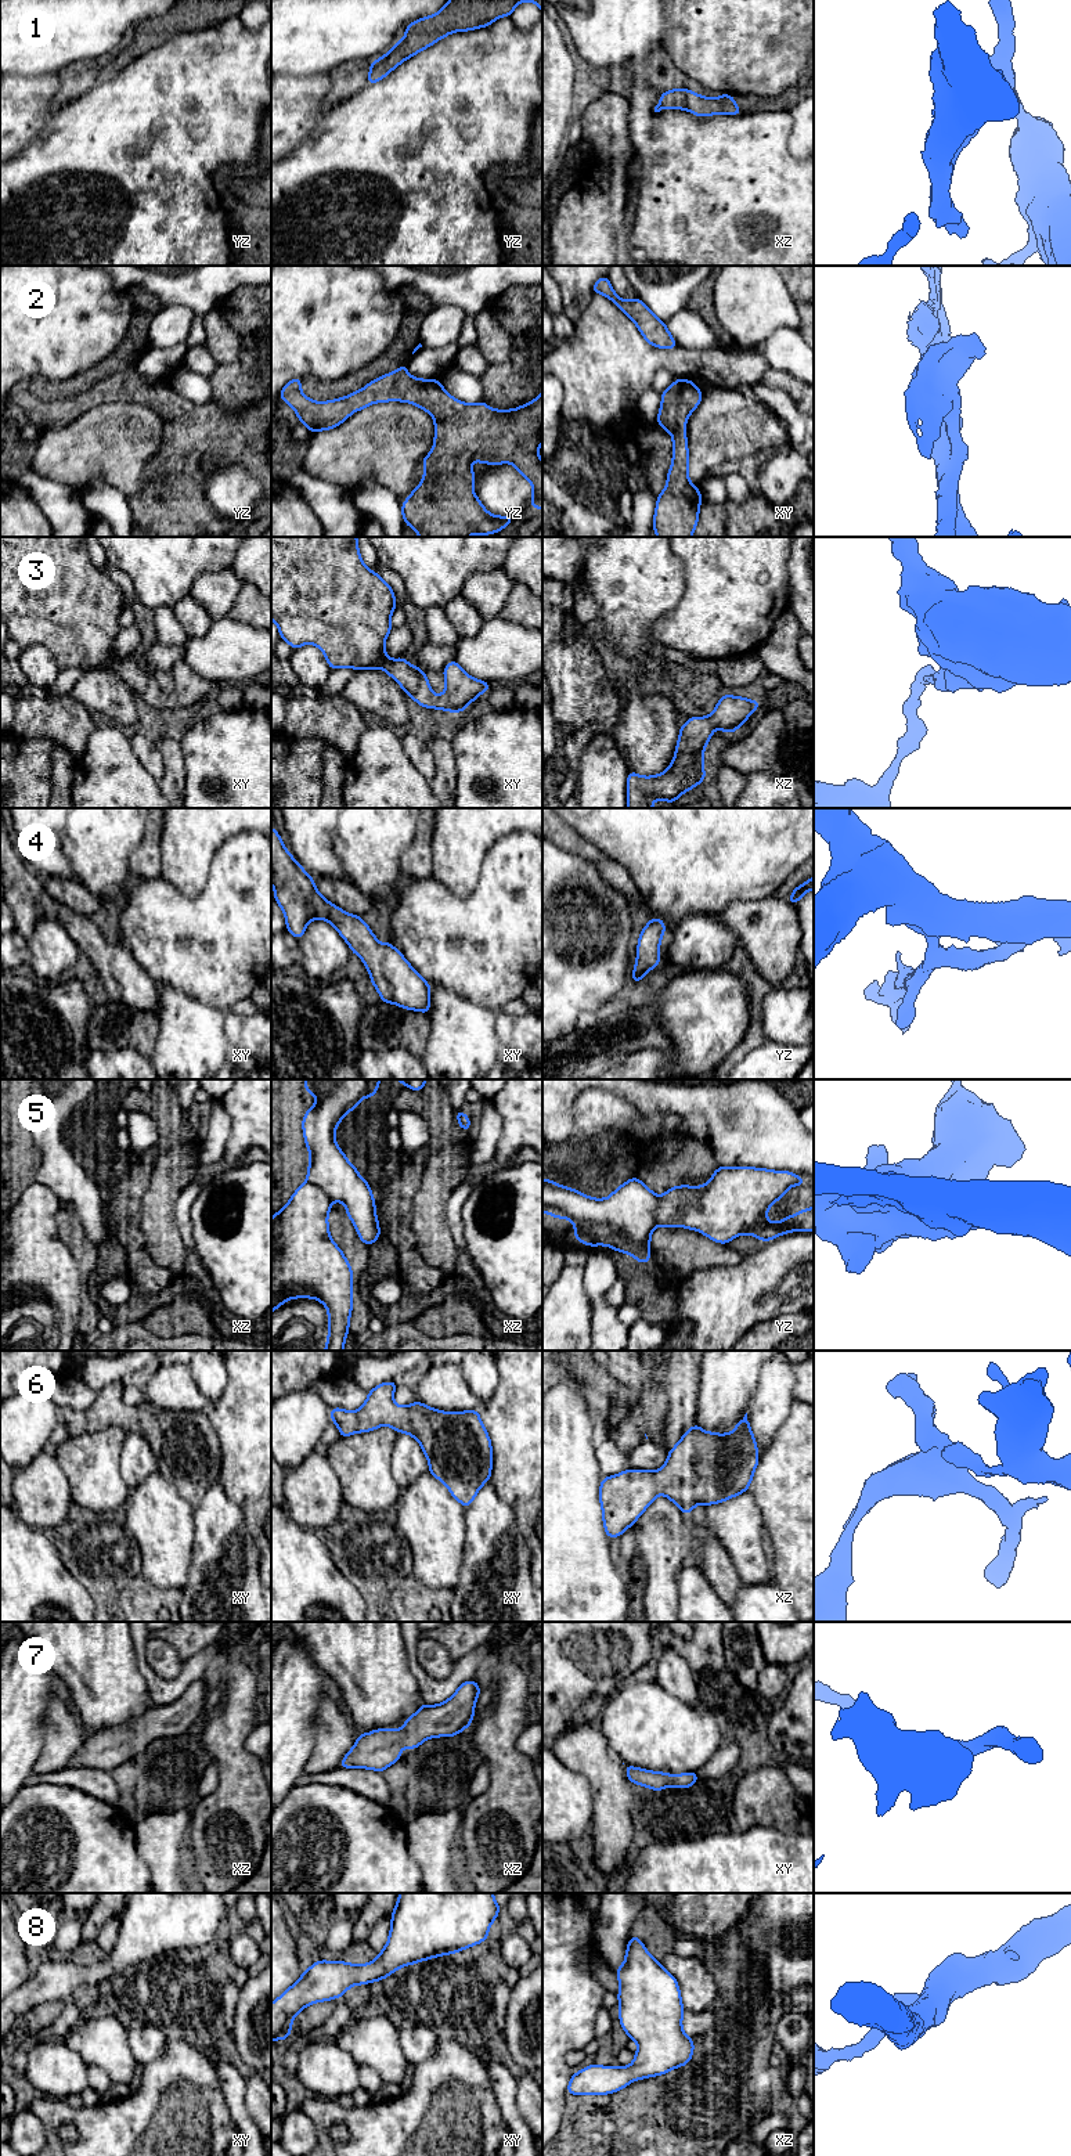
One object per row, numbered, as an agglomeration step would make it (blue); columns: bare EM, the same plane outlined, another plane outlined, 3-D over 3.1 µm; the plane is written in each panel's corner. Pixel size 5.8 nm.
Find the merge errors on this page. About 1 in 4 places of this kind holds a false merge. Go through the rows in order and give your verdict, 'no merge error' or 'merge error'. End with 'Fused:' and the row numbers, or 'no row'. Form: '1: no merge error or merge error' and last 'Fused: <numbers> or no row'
1: no merge error
2: no merge error
3: no merge error
4: no merge error
5: merge error
6: no merge error
7: no merge error
8: no merge error
Fused: 5

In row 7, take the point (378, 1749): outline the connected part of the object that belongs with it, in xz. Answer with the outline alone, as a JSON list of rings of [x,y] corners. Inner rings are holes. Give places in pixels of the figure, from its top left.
[[[475,1680],[465,1681],[440,1705],[422,1706],[404,1721],[401,1730],[378,1728],[357,1735],[354,1746],[340,1762],[342,1769],[369,1769],[383,1771],[400,1760],[401,1748],[415,1749],[436,1737],[458,1735],[475,1716],[480,1687]]]

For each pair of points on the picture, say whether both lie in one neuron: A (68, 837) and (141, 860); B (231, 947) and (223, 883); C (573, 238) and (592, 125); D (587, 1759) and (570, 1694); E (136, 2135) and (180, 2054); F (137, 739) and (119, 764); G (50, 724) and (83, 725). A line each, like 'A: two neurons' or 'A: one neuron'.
A: two neurons
B: one neuron
C: one neuron
D: two neurons
E: one neuron
F: two neurons
G: one neuron

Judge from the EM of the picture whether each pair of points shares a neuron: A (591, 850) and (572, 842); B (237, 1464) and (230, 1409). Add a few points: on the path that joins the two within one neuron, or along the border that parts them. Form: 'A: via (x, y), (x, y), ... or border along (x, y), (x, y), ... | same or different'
A: via (587, 850), (576, 844) | same
B: via (237, 1450), (237, 1423) | same

